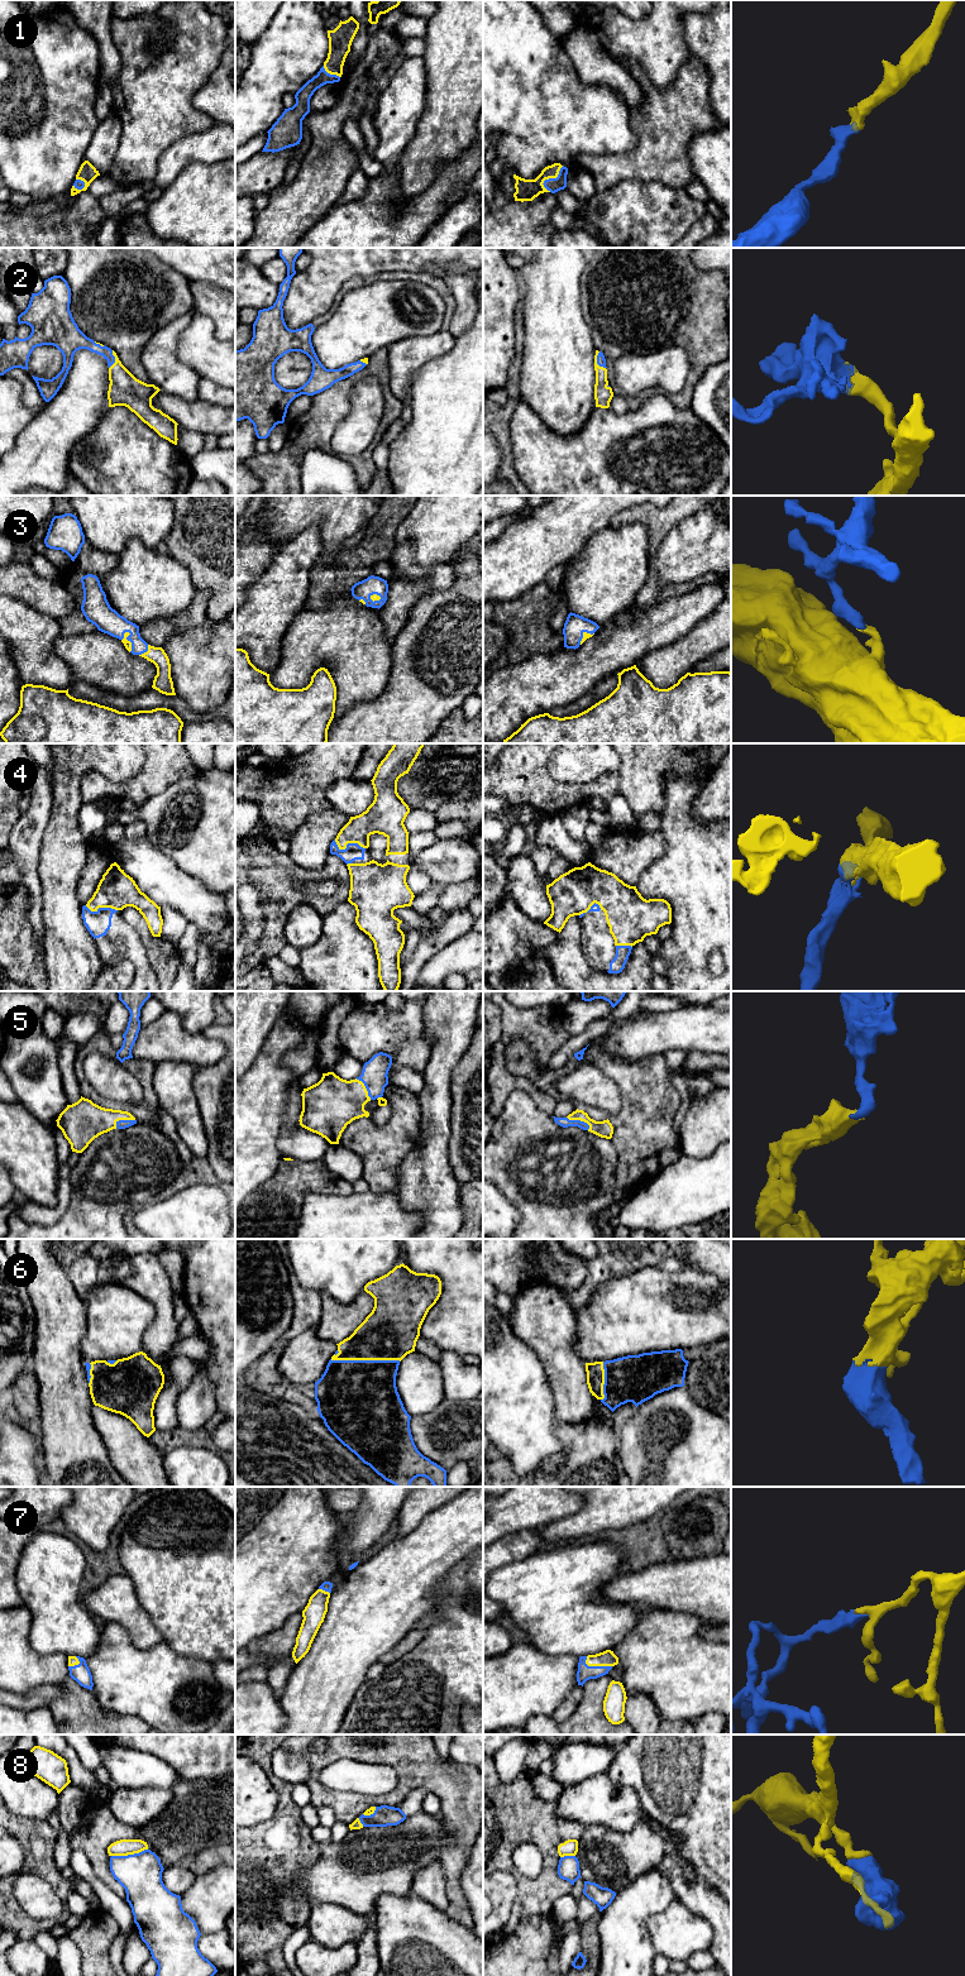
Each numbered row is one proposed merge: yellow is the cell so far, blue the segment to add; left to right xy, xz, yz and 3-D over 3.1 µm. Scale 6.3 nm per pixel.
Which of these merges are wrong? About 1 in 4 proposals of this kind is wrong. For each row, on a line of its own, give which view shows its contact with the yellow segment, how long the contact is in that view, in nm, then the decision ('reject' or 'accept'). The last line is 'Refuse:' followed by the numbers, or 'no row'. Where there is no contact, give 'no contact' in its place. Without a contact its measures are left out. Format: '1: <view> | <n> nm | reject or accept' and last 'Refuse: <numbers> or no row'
1: yz | 190 nm | accept
2: yz | 120 nm | accept
3: xy | 140 nm | accept
4: xz | 200 nm | accept
5: yz | 170 nm | accept
6: xz | 440 nm | accept
7: yz | 180 nm | accept
8: xy | 240 nm | reject
Refuse: 8

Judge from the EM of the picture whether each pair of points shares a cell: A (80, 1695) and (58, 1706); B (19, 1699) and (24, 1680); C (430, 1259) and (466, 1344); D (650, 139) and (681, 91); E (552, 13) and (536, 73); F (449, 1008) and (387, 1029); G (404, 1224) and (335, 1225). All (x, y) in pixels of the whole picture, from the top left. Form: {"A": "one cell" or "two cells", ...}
{"A": "one cell", "B": "two cells", "C": "one cell", "D": "one cell", "E": "two cells", "F": "two cells", "G": "one cell"}

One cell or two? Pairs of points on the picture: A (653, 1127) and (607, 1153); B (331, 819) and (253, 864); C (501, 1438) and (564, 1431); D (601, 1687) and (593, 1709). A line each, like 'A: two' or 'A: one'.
A: two
B: two
C: two
D: one

